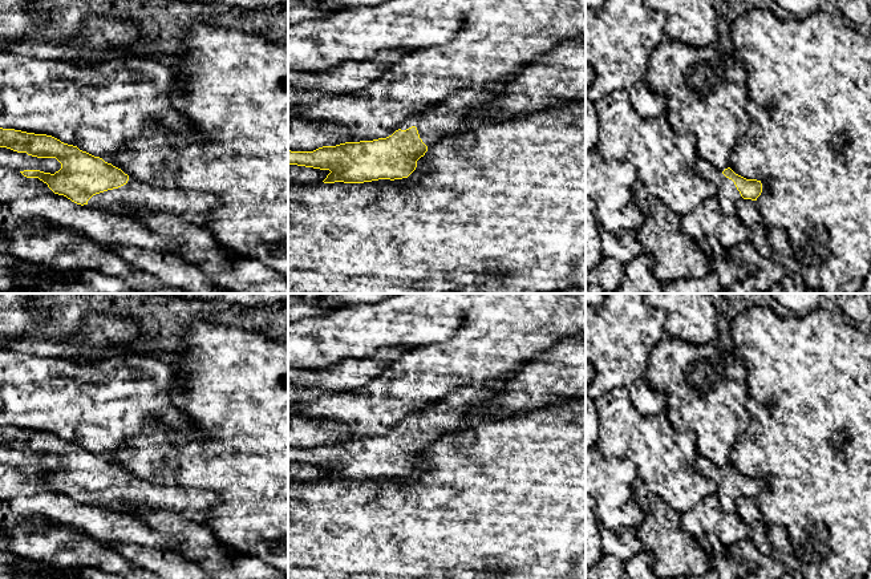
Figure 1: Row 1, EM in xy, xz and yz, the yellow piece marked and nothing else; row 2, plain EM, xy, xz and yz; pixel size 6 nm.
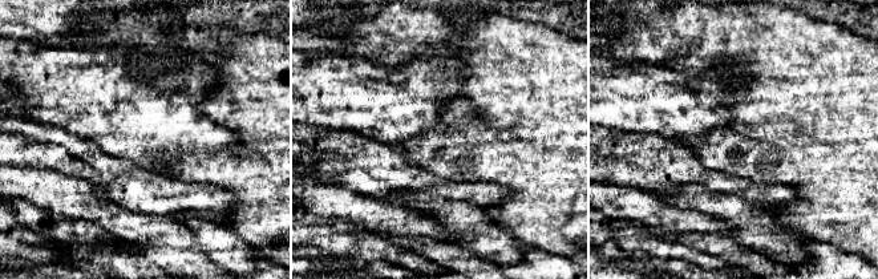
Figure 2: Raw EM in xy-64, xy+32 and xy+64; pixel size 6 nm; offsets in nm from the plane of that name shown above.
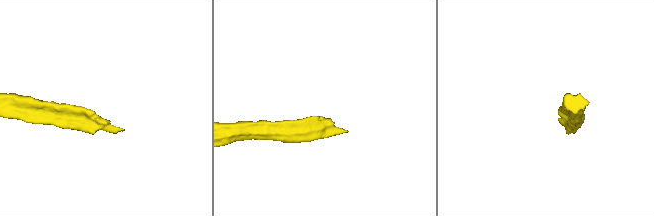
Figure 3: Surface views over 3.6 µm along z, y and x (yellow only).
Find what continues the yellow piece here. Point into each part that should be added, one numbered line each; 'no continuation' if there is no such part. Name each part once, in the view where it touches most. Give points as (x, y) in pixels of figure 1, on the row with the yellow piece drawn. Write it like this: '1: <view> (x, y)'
1: xy (137, 199)

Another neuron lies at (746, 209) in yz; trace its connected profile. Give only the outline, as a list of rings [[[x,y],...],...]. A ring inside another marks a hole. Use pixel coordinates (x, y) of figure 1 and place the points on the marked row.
[[[741,198],[737,205],[737,216],[746,226],[749,231],[749,240],[759,255],[770,258],[771,246],[767,242],[767,228],[762,222],[762,216],[757,208],[757,202]]]

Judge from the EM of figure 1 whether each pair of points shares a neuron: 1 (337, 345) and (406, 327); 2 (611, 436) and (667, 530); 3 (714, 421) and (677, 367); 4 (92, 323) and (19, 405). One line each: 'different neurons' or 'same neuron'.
1: same neuron
2: different neurons
3: same neuron
4: different neurons

